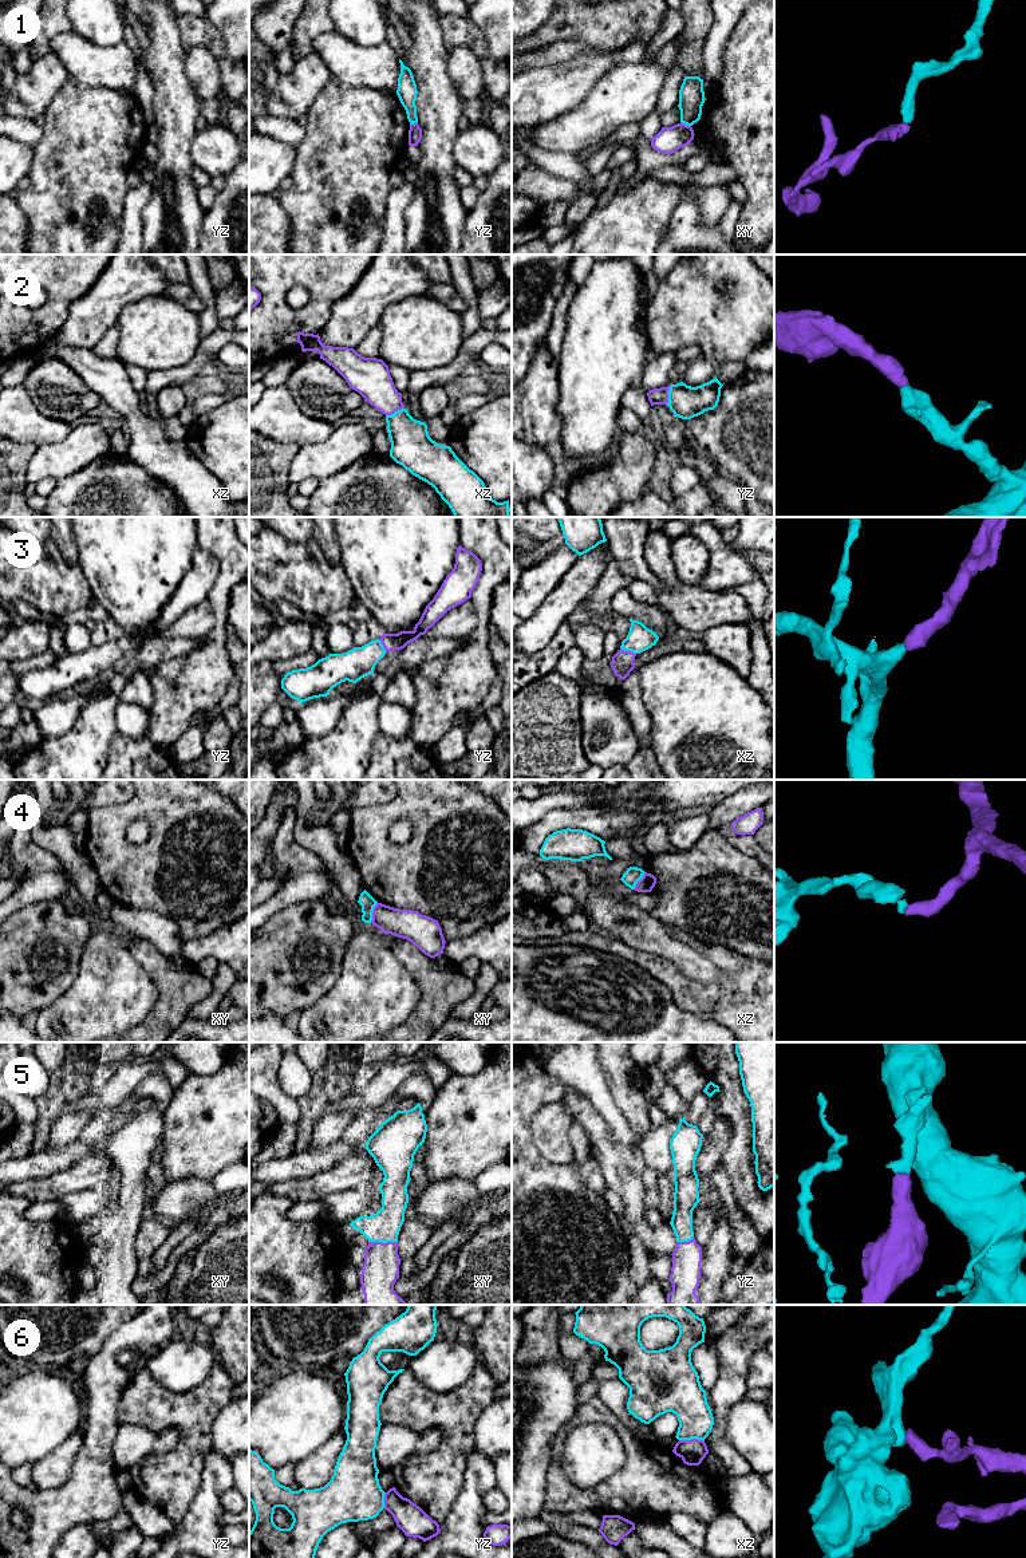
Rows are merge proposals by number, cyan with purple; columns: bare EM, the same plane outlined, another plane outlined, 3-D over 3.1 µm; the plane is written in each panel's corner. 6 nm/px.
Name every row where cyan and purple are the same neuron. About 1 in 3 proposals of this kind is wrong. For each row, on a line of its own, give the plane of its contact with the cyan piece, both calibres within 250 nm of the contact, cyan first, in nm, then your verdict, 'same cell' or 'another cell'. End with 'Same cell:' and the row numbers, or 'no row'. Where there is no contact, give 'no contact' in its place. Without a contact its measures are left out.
1: meets cyan in xy; 160 nm thick on the cyan side, 160 nm on the other; another cell
2: meets cyan in yz; 200 nm thick on the cyan side, 100 nm on the other; same cell
3: meets cyan in xz; 150 nm thick on the cyan side, 140 nm on the other; same cell
4: meets cyan in xy; 90 nm thick on the cyan side, 180 nm on the other; another cell
5: meets cyan in xy; 190 nm thick on the cyan side, 220 nm on the other; same cell
6: meets cyan in xz; 240 nm thick on the cyan side, 150 nm on the other; another cell
Same cell: 2, 3, 5

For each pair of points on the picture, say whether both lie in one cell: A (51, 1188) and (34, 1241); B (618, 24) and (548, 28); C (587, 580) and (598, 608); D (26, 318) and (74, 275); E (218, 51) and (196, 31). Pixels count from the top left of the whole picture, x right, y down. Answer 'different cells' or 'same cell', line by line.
A: different cells
B: same cell
C: different cells
D: same cell
E: same cell

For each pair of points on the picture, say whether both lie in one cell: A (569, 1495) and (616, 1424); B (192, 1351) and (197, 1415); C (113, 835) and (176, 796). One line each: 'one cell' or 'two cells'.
A: one cell
B: two cells
C: one cell

